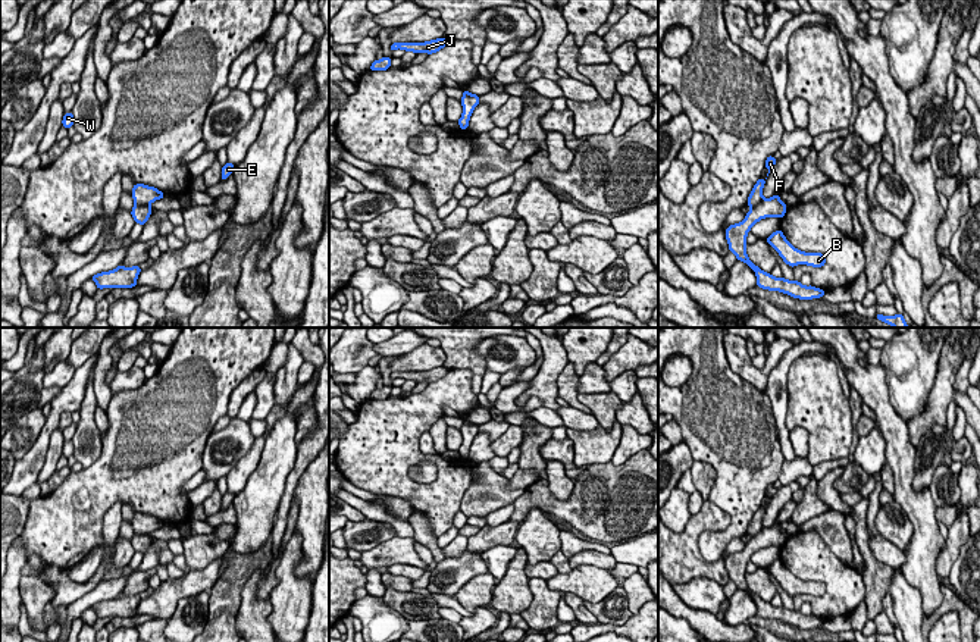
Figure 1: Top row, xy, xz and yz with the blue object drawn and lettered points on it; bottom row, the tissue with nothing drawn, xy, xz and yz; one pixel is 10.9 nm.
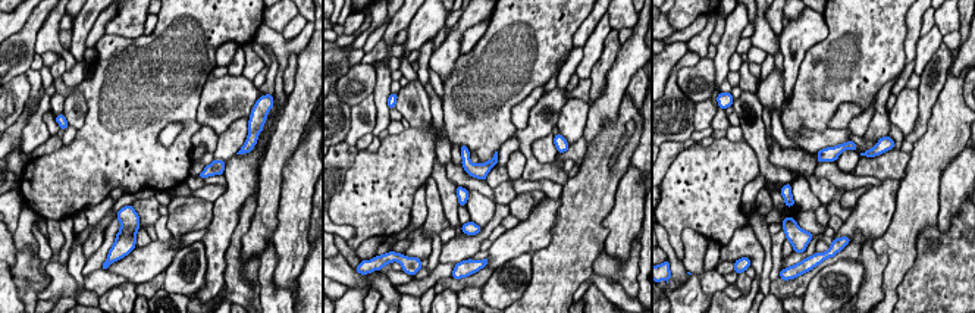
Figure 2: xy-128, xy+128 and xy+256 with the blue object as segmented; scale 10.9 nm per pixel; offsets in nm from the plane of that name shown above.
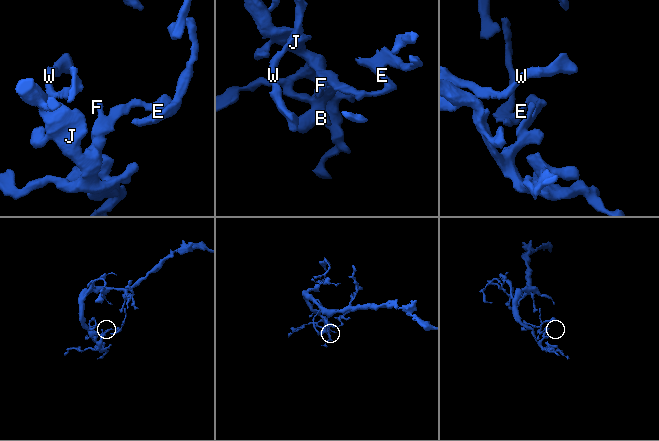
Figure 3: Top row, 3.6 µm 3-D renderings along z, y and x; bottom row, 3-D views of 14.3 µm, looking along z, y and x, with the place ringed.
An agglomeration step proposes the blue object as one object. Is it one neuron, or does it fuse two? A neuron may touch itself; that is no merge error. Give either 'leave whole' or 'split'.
split

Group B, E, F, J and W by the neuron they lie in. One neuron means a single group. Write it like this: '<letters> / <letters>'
B J W / E F

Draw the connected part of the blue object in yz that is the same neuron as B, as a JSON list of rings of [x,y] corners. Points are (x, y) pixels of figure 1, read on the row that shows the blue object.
[[[782,229],[773,232],[765,241],[779,253],[786,264],[795,267],[796,264],[807,264],[813,267],[823,267],[826,256],[823,253],[805,253],[795,248],[783,235]]]

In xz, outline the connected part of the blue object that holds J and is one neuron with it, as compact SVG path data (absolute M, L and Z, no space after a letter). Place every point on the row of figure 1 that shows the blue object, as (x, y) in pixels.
M442 37L442 38L425 41L425 43L392 43L389 48L391 51L401 48L406 51L414 51L416 54L417 53L432 54L444 48L448 43L450 41Z

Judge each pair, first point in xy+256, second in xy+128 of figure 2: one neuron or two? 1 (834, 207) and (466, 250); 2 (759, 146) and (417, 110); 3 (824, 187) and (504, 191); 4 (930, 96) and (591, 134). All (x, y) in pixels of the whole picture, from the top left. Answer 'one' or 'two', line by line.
1: one
2: one
3: one
4: two

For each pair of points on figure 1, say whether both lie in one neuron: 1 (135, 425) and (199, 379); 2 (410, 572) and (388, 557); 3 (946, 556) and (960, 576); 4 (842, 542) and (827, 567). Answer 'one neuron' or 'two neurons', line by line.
1: one neuron
2: two neurons
3: two neurons
4: two neurons

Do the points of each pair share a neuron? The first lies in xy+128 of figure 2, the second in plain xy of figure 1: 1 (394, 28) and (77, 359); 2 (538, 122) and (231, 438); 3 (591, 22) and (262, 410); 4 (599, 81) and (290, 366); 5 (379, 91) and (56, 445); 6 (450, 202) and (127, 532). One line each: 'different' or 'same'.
1: same
2: same
3: different
4: same
5: same
6: different

